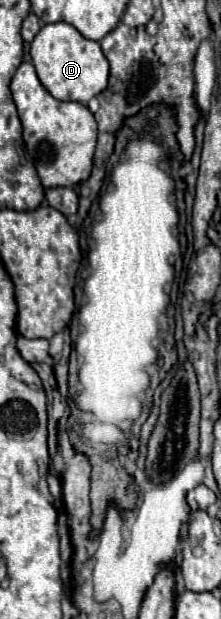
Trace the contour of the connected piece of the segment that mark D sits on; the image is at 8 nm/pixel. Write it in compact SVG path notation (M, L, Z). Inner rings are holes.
M67 22L45 24L31 42L31 58L41 84L57 100L75 100L87 104L93 96L101 94L107 88L109 62L99 42L83 38L81 32Z

